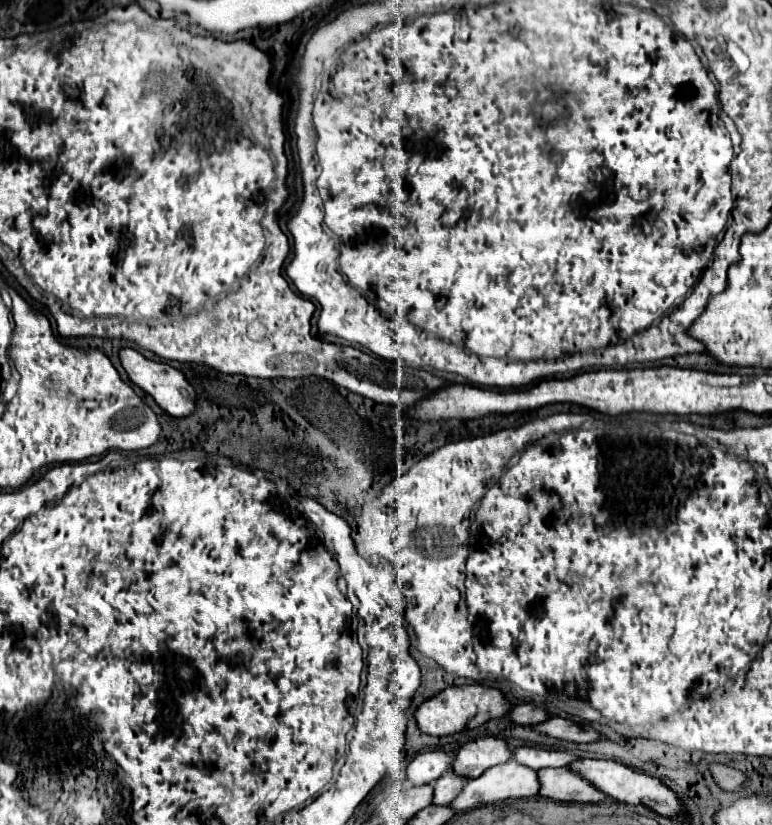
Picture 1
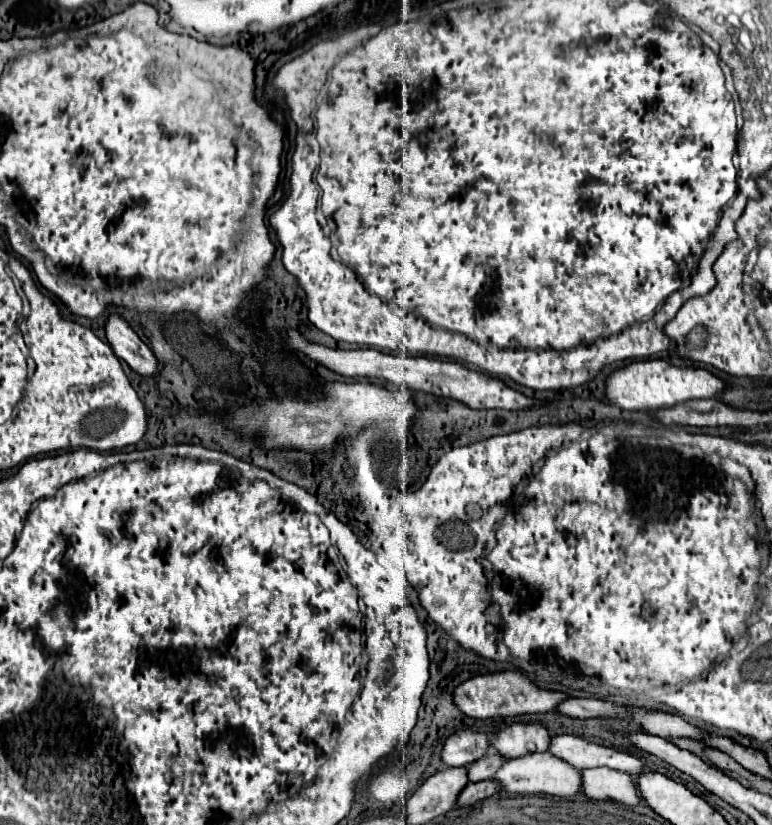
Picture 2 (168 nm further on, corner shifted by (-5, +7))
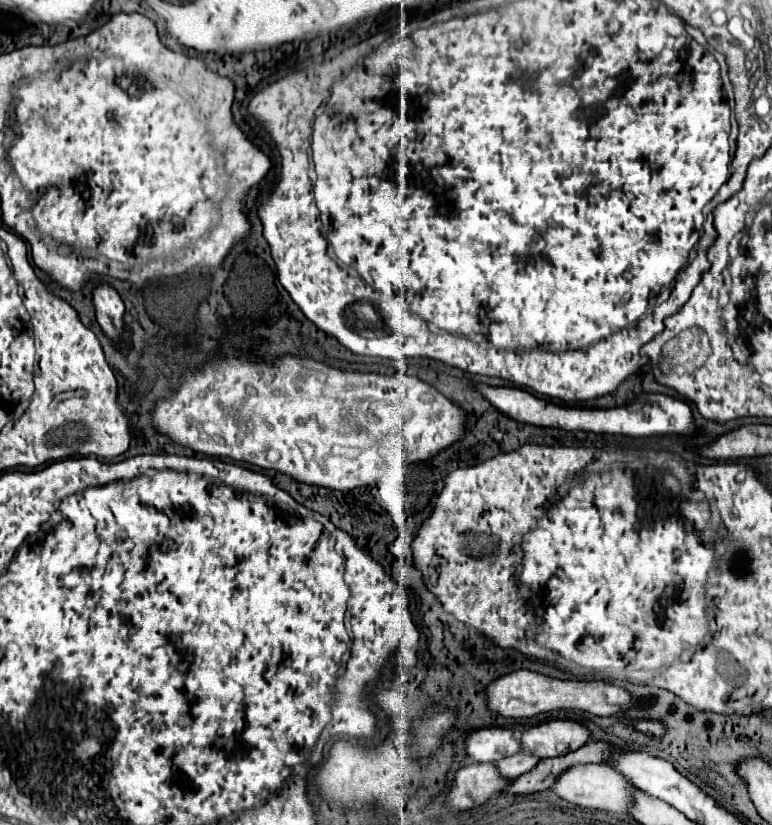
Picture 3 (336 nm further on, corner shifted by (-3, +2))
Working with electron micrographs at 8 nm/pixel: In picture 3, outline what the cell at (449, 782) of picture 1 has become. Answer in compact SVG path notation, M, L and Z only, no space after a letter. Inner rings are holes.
M520 751L520 753L512 755L512 757L504 757L504 759L496 761L494 765L496 765L500 777L514 779L514 777L518 777L518 775L528 773L530 769L534 769L538 761L540 761L540 759L534 757L534 755L530 755L528 751Z

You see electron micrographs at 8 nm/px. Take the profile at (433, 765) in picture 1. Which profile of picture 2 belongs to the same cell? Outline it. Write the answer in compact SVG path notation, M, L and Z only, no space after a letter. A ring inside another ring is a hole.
M462 730L452 734L442 750L442 760L448 766L470 766L480 760L490 750L490 740L486 734Z

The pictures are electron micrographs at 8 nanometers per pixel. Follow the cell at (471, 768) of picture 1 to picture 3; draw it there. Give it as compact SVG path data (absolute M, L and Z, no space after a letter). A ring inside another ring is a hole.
M556 719L530 727L522 733L522 749L538 759L562 757L580 749L590 739L590 733L574 721Z

